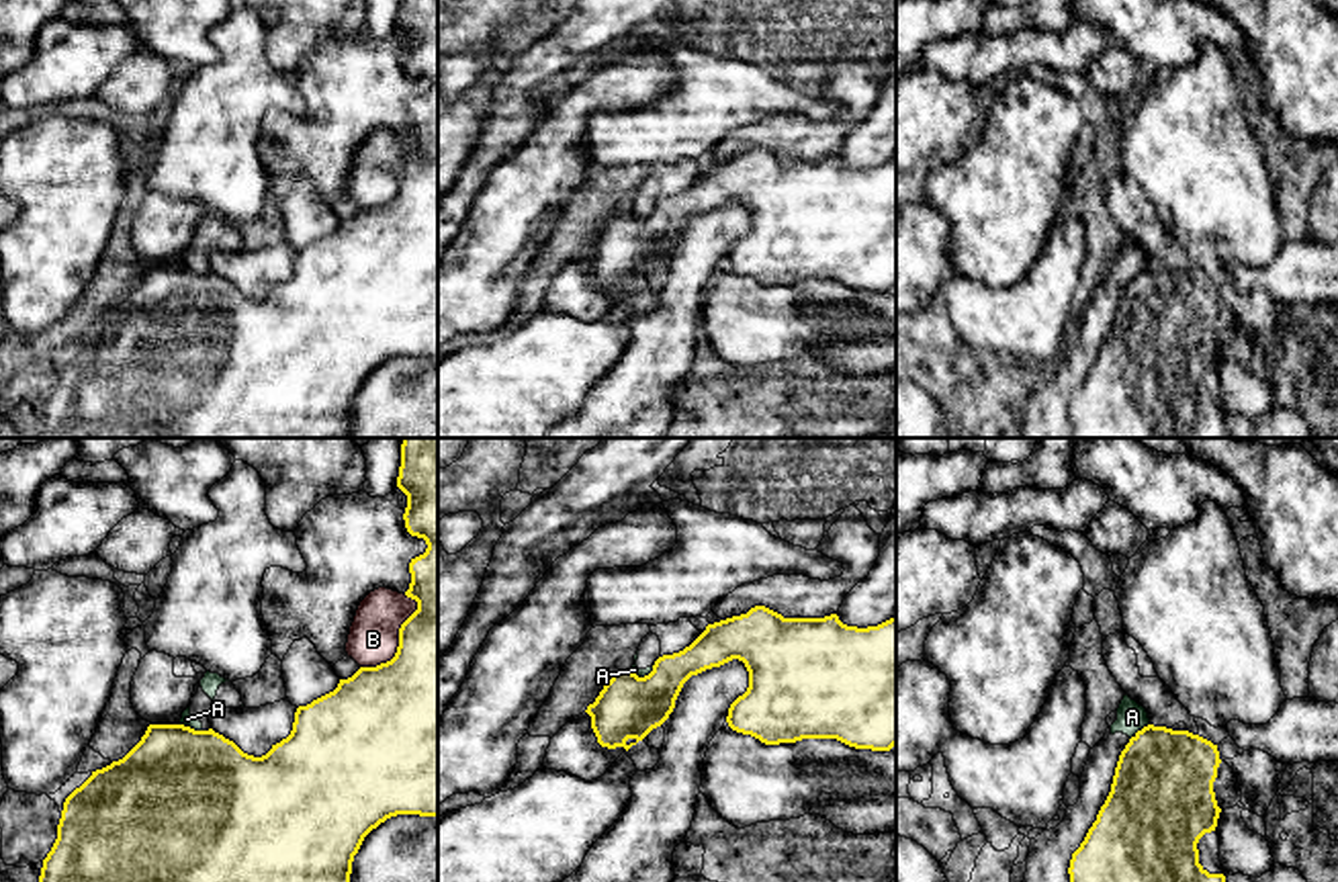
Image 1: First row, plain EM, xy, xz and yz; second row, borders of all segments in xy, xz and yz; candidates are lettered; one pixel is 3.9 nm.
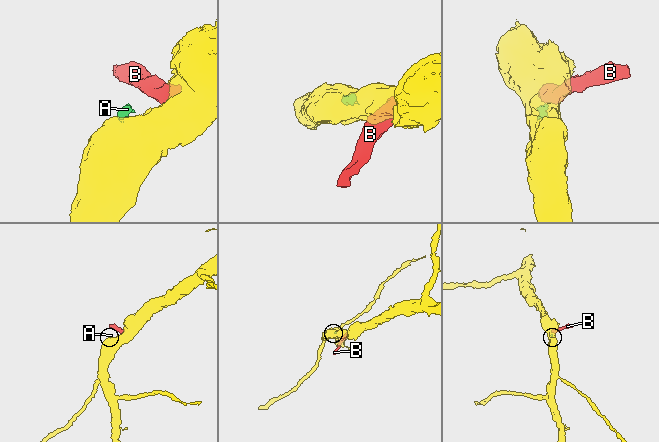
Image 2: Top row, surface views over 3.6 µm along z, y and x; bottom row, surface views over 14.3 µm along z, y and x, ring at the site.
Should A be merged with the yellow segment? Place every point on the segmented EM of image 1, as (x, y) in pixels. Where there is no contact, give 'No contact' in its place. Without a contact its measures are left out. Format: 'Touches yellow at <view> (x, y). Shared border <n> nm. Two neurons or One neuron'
Touches yellow at xy (191, 729). Shared border 100 nm. Two neurons

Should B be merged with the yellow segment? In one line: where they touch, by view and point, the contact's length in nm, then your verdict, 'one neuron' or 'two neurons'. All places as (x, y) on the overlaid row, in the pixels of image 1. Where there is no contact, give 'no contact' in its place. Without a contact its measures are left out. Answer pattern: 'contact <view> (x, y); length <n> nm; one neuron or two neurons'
contact xy (399, 643); length 360 nm; two neurons

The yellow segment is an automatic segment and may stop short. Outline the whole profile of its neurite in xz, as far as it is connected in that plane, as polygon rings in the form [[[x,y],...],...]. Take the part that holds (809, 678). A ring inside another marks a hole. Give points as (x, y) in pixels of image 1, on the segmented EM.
[[[765,606],[708,624],[689,647],[659,657],[644,677],[632,669],[614,673],[585,710],[597,743],[628,751],[669,718],[692,675],[732,659],[743,661],[749,671],[747,692],[728,708],[726,722],[732,731],[765,745],[802,739],[837,739],[872,751],[890,751],[896,745],[896,618],[857,628],[843,624],[837,614],[784,618]]]

